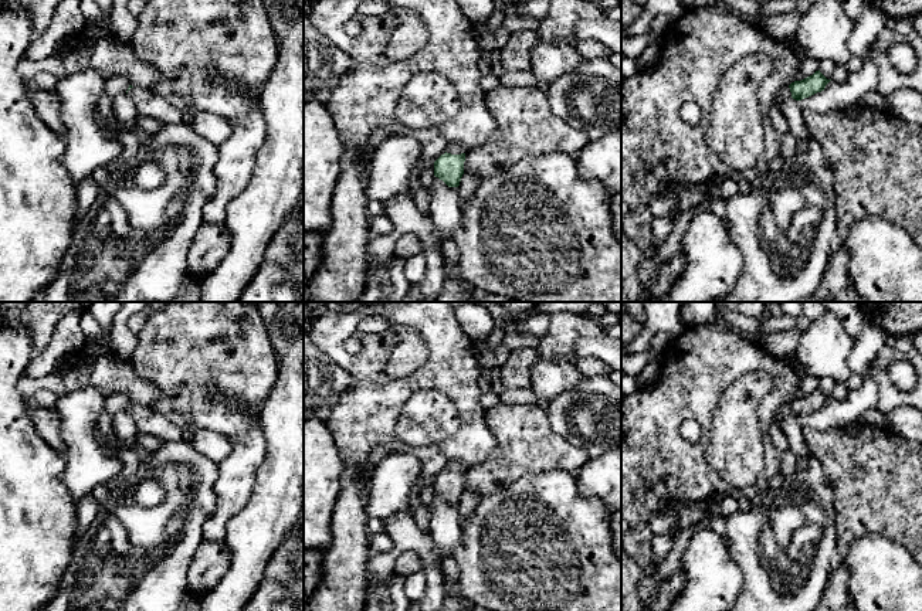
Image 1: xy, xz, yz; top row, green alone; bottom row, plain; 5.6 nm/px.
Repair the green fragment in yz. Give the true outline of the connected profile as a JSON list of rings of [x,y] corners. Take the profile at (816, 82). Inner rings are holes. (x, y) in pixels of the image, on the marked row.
[[[818,69],[813,75],[801,81],[794,81],[789,86],[780,88],[779,92],[776,94],[776,99],[780,102],[780,105],[790,98],[801,101],[817,92],[824,91],[826,85],[830,81],[831,79],[827,79]]]

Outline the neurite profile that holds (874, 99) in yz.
[[[878,91],[862,95],[857,103],[870,109],[894,113],[885,101],[885,96],[881,95]]]

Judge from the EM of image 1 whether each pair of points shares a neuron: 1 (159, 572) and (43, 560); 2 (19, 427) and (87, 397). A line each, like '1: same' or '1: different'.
1: different
2: different

